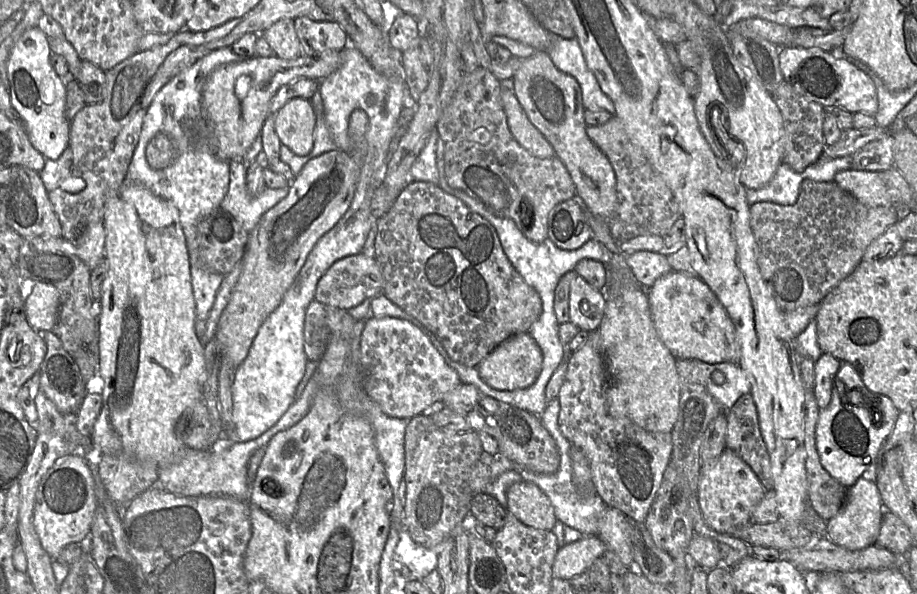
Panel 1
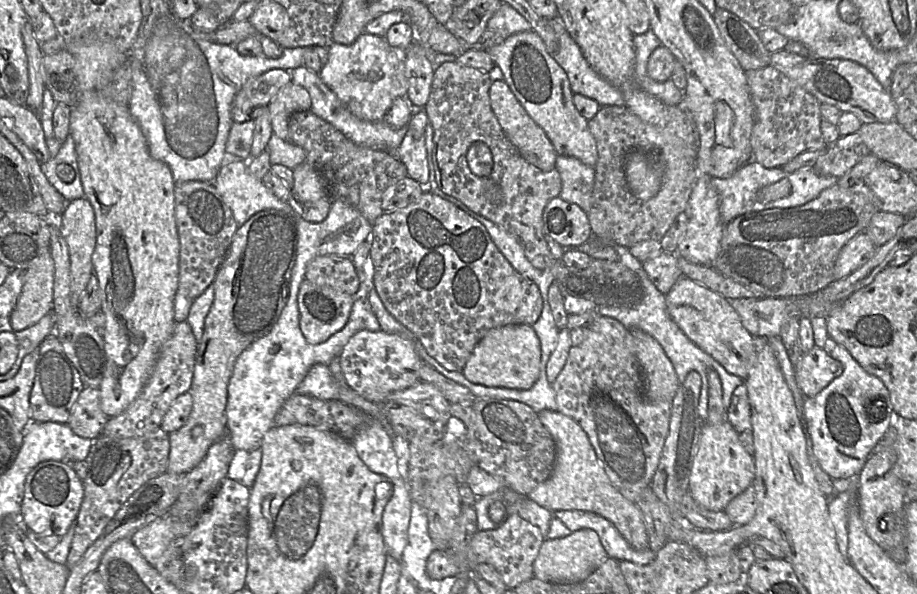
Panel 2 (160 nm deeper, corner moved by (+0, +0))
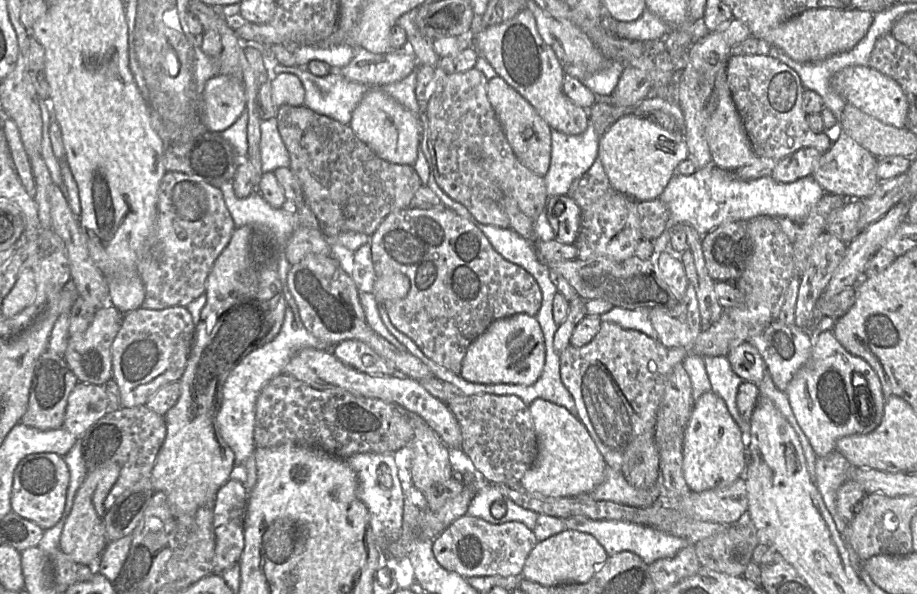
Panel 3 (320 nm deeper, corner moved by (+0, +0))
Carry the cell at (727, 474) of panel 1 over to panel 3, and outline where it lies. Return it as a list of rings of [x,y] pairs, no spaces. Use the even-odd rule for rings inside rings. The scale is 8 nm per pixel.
[[[713,391],[695,401],[683,436],[683,475],[693,492],[725,488],[742,477],[747,466],[748,449],[742,432],[725,401]]]

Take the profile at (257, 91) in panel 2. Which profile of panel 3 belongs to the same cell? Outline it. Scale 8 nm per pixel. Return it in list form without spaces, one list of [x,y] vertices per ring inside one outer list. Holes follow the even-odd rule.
[[[218,74],[204,87],[204,124],[207,131],[221,133],[246,109],[244,84],[240,76]]]

